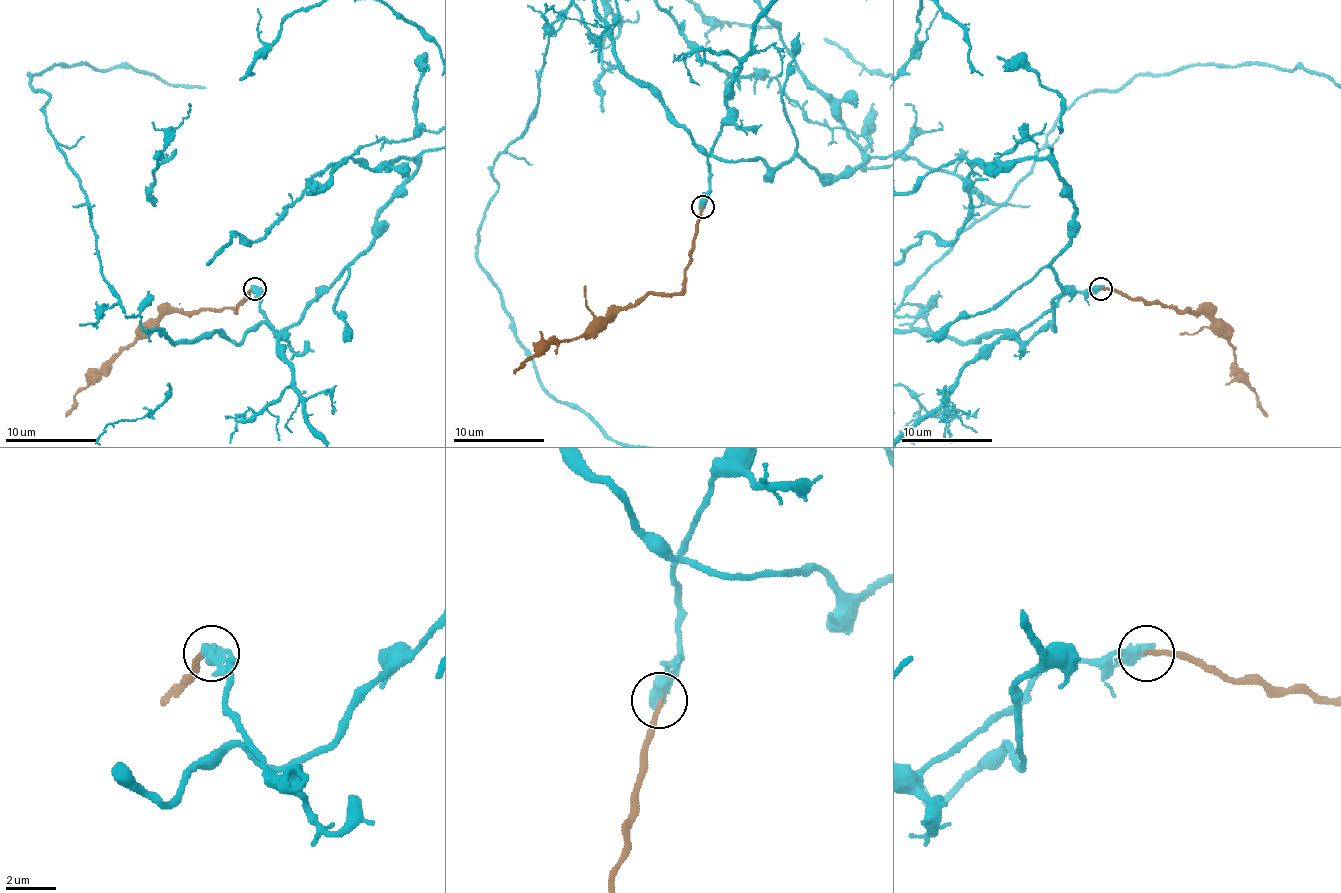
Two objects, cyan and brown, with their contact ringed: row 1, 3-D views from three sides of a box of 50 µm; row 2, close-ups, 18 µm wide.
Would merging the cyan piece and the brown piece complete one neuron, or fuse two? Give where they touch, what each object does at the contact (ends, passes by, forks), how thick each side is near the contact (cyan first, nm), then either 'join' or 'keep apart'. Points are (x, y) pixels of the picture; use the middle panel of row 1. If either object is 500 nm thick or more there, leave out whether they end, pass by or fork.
at (702, 206); 550 nm thick on the cyan side, 240 nm on the other; keep apart

